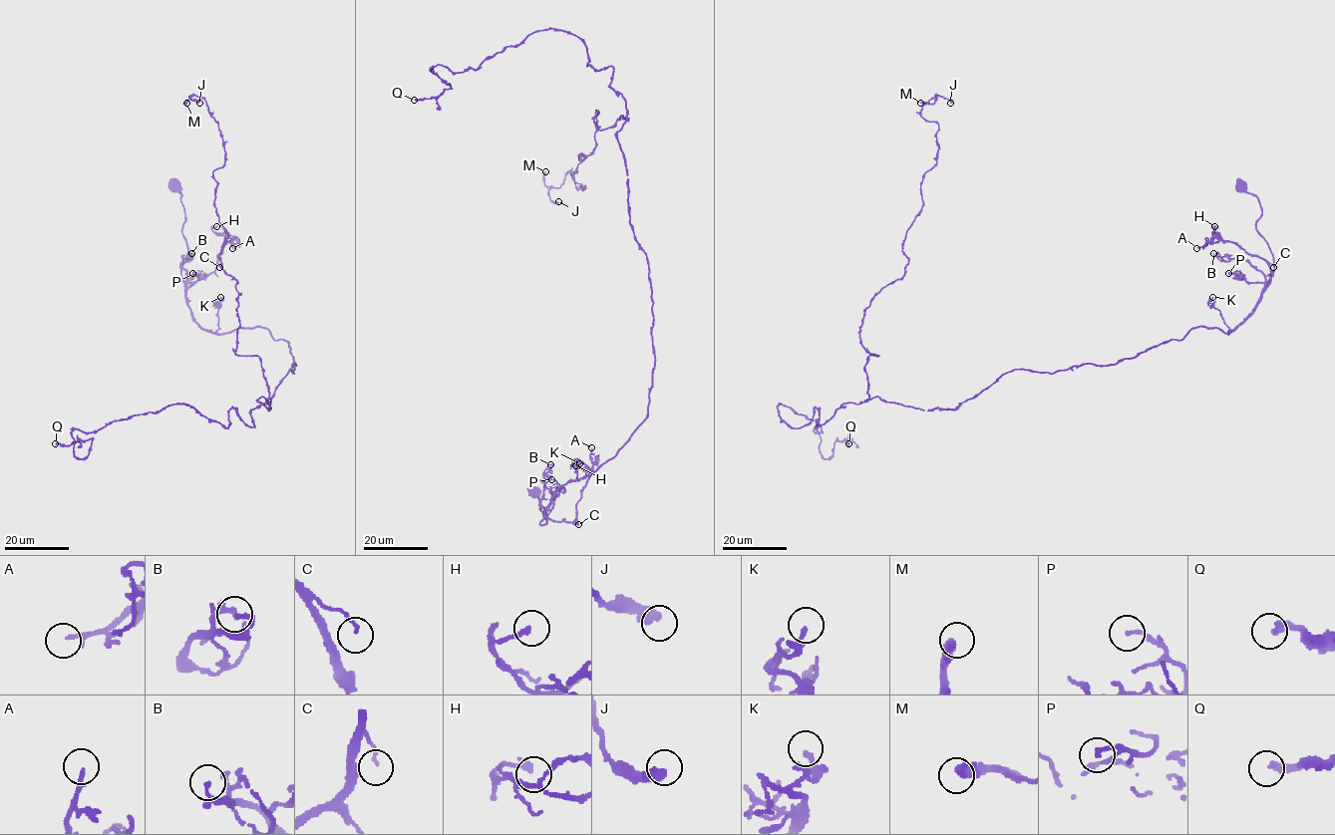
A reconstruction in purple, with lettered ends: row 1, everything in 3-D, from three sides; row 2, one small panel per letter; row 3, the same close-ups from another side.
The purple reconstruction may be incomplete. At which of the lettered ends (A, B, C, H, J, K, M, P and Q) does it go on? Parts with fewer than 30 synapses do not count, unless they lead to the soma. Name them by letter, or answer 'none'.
none

